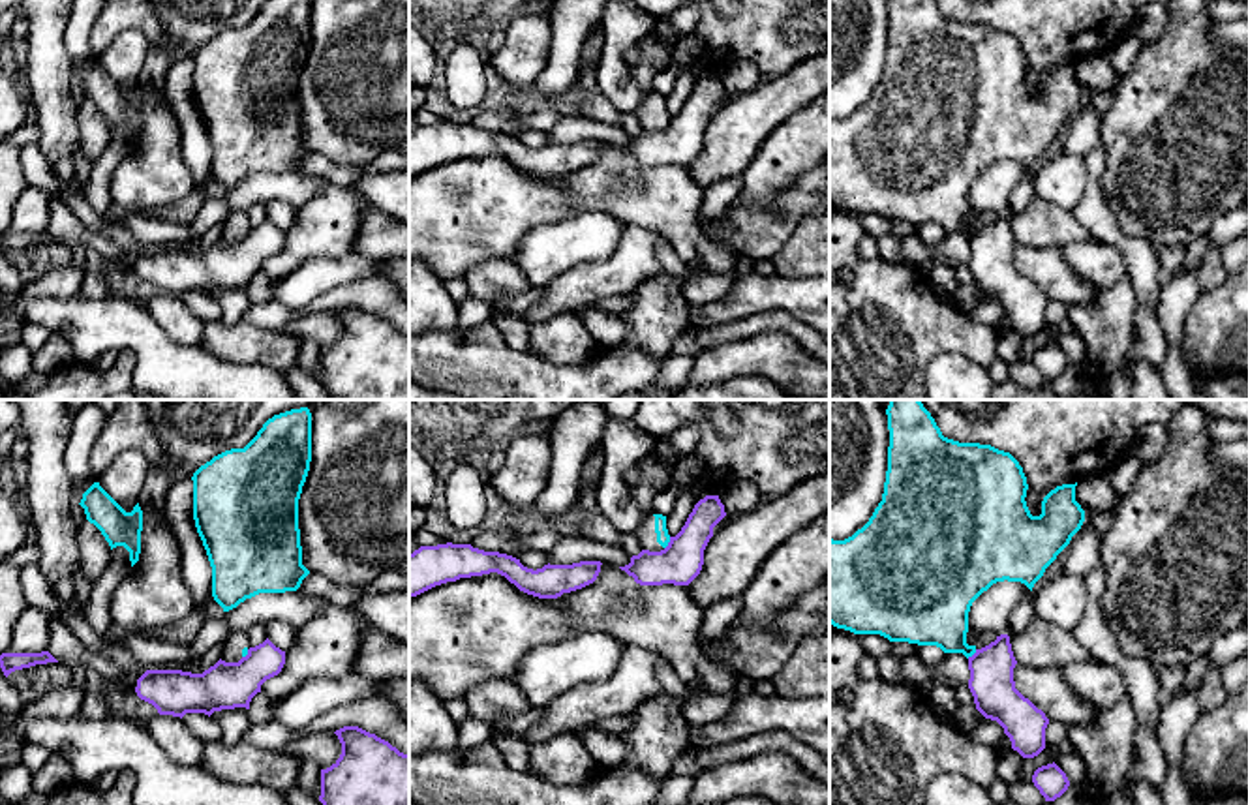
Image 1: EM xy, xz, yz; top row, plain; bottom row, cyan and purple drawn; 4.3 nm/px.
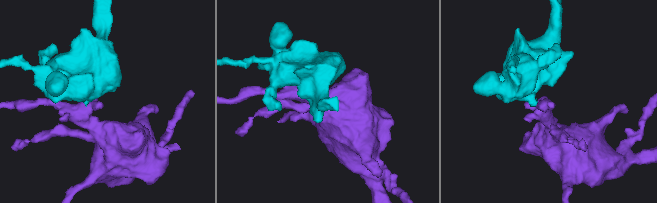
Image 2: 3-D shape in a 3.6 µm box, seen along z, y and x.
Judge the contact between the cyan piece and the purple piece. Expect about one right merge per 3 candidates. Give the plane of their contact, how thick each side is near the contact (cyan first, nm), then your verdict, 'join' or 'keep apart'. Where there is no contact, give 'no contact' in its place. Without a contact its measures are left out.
xz | 60/180 nm | keep apart

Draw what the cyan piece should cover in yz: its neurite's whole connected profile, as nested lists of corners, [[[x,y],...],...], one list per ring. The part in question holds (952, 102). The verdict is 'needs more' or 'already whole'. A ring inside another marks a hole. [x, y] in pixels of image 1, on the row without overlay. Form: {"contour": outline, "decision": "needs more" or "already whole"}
{"contour": [[[888,0],[890,26],[888,51],[882,81],[869,101],[845,120],[829,118],[829,203],[854,214],[880,214],[890,221],[908,221],[918,225],[936,225],[944,233],[963,233],[966,238],[976,233],[976,225],[966,223],[968,191],[972,182],[997,161],[1021,161],[1030,171],[1043,156],[1045,148],[1070,124],[1072,116],[1085,101],[1085,90],[1075,81],[1075,64],[1062,64],[1051,69],[1042,81],[1042,94],[1032,96],[1027,86],[1027,56],[1019,41],[1004,30],[980,23],[959,23],[942,15],[935,0]]], "decision": "already whole"}

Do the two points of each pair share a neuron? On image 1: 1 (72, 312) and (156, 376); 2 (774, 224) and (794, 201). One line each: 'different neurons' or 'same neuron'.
1: same neuron
2: same neuron

